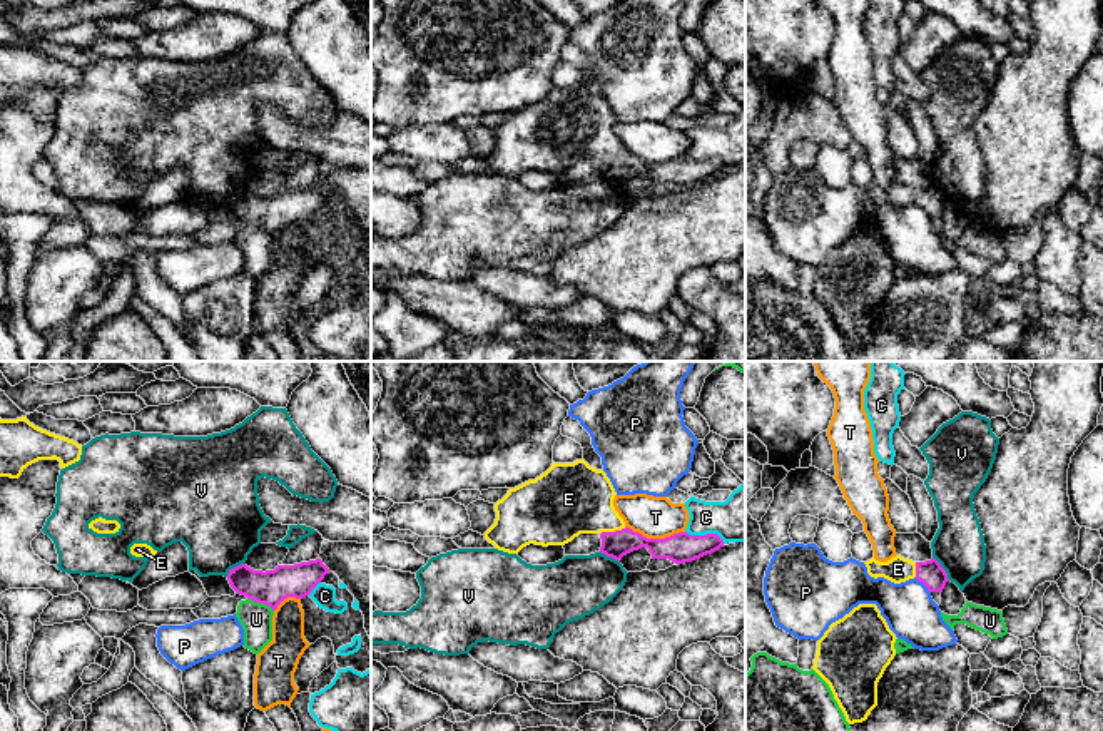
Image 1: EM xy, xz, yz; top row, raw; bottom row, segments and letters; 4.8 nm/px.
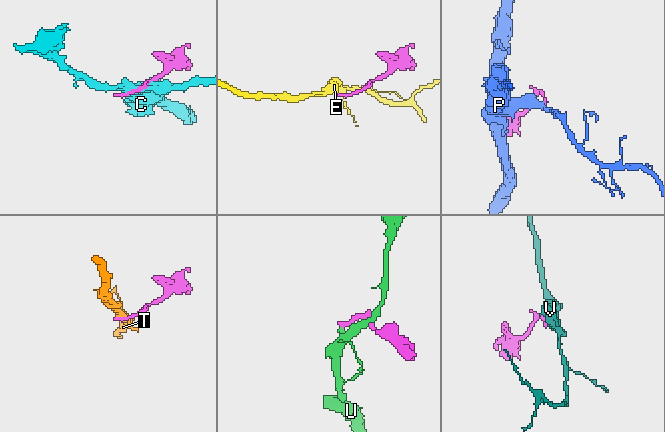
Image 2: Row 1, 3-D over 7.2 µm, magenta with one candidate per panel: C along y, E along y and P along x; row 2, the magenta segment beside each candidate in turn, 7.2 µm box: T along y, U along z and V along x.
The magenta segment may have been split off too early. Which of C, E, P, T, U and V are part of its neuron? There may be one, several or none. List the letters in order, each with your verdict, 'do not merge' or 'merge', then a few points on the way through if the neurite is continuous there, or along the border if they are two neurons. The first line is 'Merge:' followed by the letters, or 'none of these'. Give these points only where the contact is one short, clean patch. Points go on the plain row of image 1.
Merge: E
C: do not merge
E: merge; way xz (615, 169), (612, 158), (585, 131), (572, 124)
P: do not merge
T: do not merge; border xz (625, 151), (647, 163), (669, 163), (684, 158)
U: do not merge; border xy (248, 223), (264, 228), (273, 236)
V: do not merge; border yz (933, 183), (950, 204)

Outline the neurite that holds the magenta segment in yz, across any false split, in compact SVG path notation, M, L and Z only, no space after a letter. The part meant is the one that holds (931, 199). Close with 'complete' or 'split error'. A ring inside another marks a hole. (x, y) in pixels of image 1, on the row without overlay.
M896 181L887 187L879 187L872 182L864 189L867 192L867 199L874 204L884 202L894 209L901 209L916 202L928 212L929 217L943 217L946 207L949 206L946 196L936 184L912 187Z | split error

